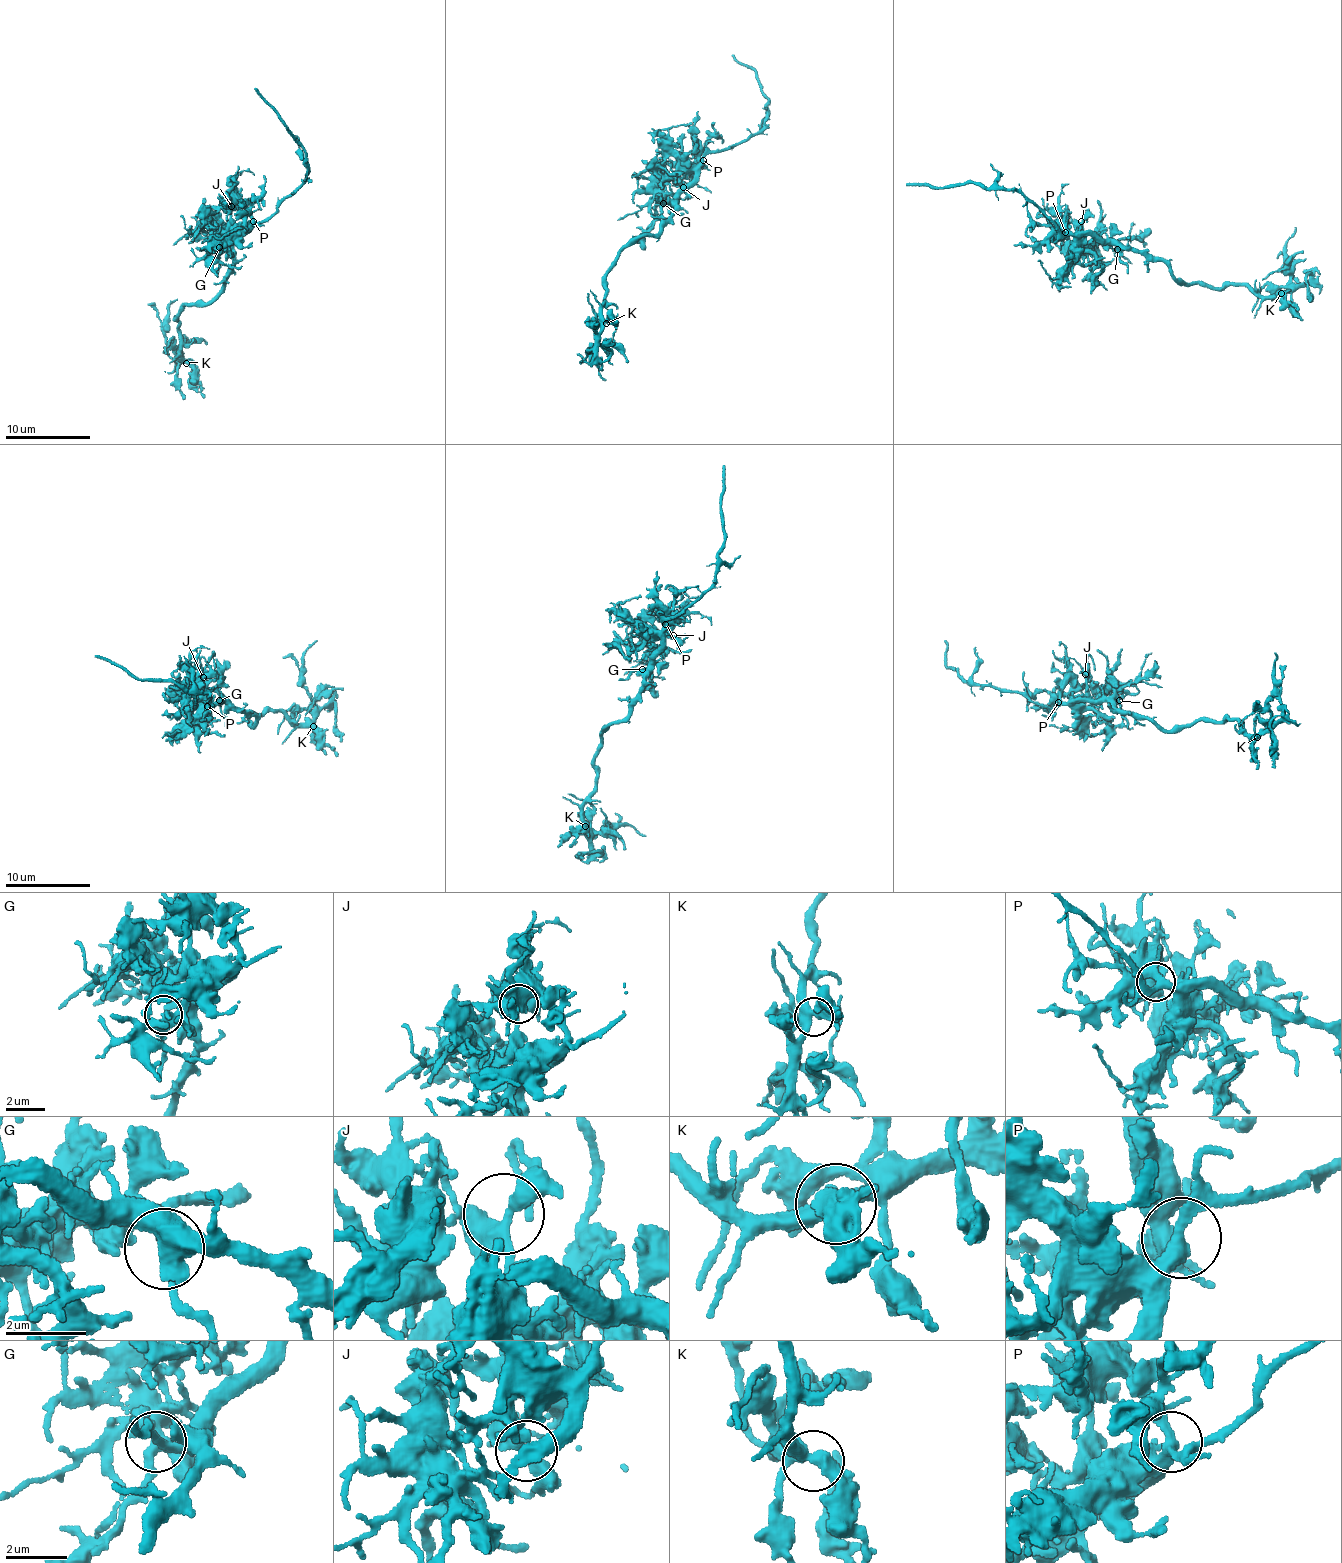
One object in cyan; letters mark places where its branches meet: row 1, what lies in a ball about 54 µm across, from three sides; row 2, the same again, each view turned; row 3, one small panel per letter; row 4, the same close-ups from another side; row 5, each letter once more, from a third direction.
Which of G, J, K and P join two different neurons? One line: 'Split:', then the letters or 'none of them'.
Split: none of them

